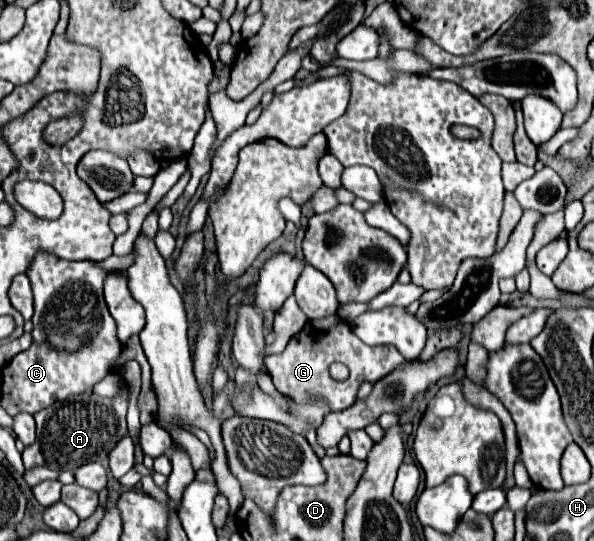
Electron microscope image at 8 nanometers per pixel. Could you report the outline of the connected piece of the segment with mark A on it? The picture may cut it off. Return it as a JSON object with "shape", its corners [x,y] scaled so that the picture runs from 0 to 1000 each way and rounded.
{"shape":[[[155,725],[138,732],[118,732],[91,750],[57,765],[61,773],[61,817],[40,832],[40,861],[77,861],[88,869],[128,869],[145,854],[182,858],[182,835],[215,802],[212,791],[215,728],[202,736],[172,736]]]}

